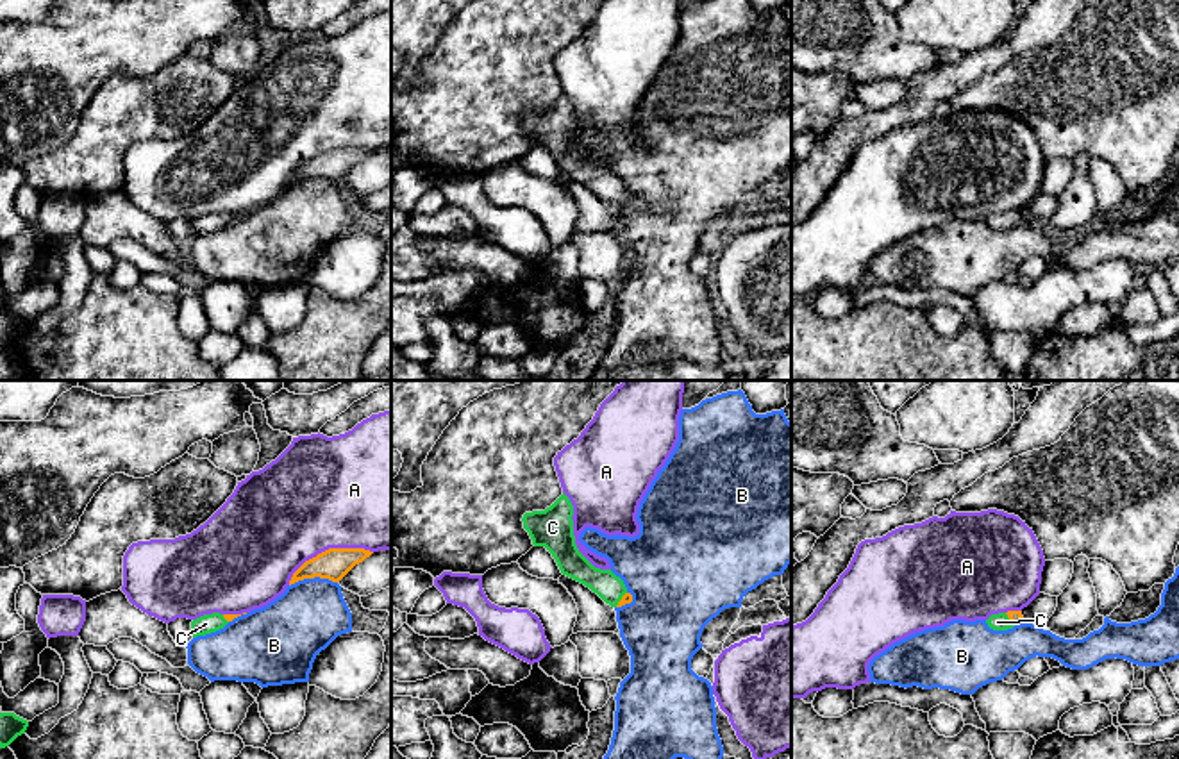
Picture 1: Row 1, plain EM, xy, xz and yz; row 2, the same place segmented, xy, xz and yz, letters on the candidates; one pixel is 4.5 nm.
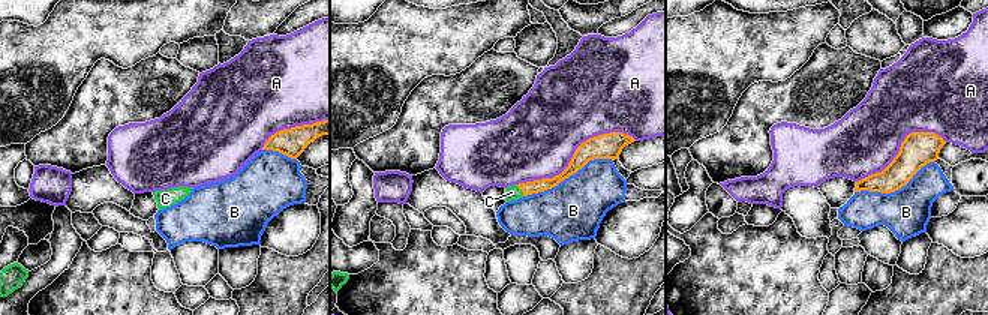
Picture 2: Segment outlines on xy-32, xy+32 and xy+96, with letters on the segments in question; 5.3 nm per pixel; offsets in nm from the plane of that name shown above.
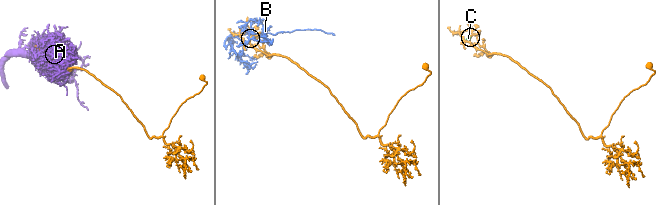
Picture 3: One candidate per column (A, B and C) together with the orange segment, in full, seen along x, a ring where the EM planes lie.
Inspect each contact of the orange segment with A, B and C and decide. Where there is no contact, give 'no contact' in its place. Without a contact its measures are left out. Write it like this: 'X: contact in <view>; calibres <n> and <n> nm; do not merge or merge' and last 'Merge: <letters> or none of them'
A: contact in xy; calibres 140 and 500 nm; do not merge
B: contact in xy; calibres 140 and 320 nm; do not merge
C: contact in yz; calibres 60 and 80 nm; merge
Merge: C

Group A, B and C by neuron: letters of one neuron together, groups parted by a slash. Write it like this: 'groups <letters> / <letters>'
groups A / B / C

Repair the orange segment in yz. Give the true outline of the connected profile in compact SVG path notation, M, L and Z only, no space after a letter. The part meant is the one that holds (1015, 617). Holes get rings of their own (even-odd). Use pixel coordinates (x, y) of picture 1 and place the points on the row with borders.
M1008 611L1008 613L991 614L986 620L988 627L993 630L1008 630L1022 621L1024 621L1022 611Z

